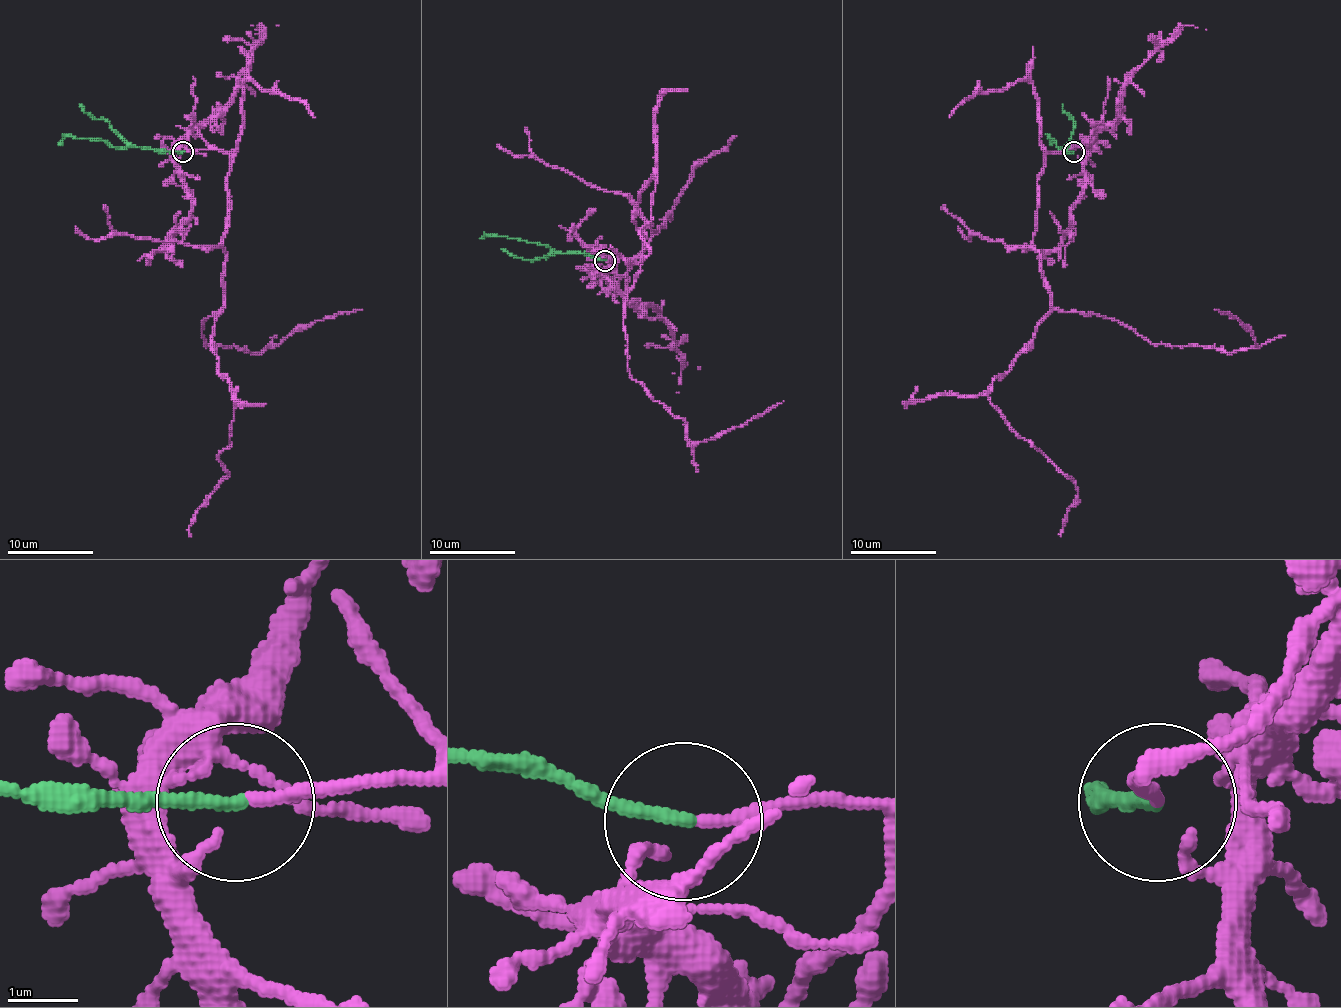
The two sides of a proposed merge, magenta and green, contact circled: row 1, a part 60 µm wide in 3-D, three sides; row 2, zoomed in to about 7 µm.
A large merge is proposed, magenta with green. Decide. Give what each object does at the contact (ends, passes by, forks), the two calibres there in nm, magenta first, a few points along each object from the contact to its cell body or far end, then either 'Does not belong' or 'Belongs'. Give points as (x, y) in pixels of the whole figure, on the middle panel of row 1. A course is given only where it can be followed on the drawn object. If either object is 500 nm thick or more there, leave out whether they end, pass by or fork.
At the ring magenta passes by. At the ring green ends. Thickness 130 nm (magenta) against 190 nm. Course of magenta: (606, 260), (634, 258), (649, 223), (625, 305), (627, 371), (683, 420), (691, 441), (783, 401). Course of green: (604, 260), (582, 253), (552, 251), (516, 238), (480, 238). Belongs

